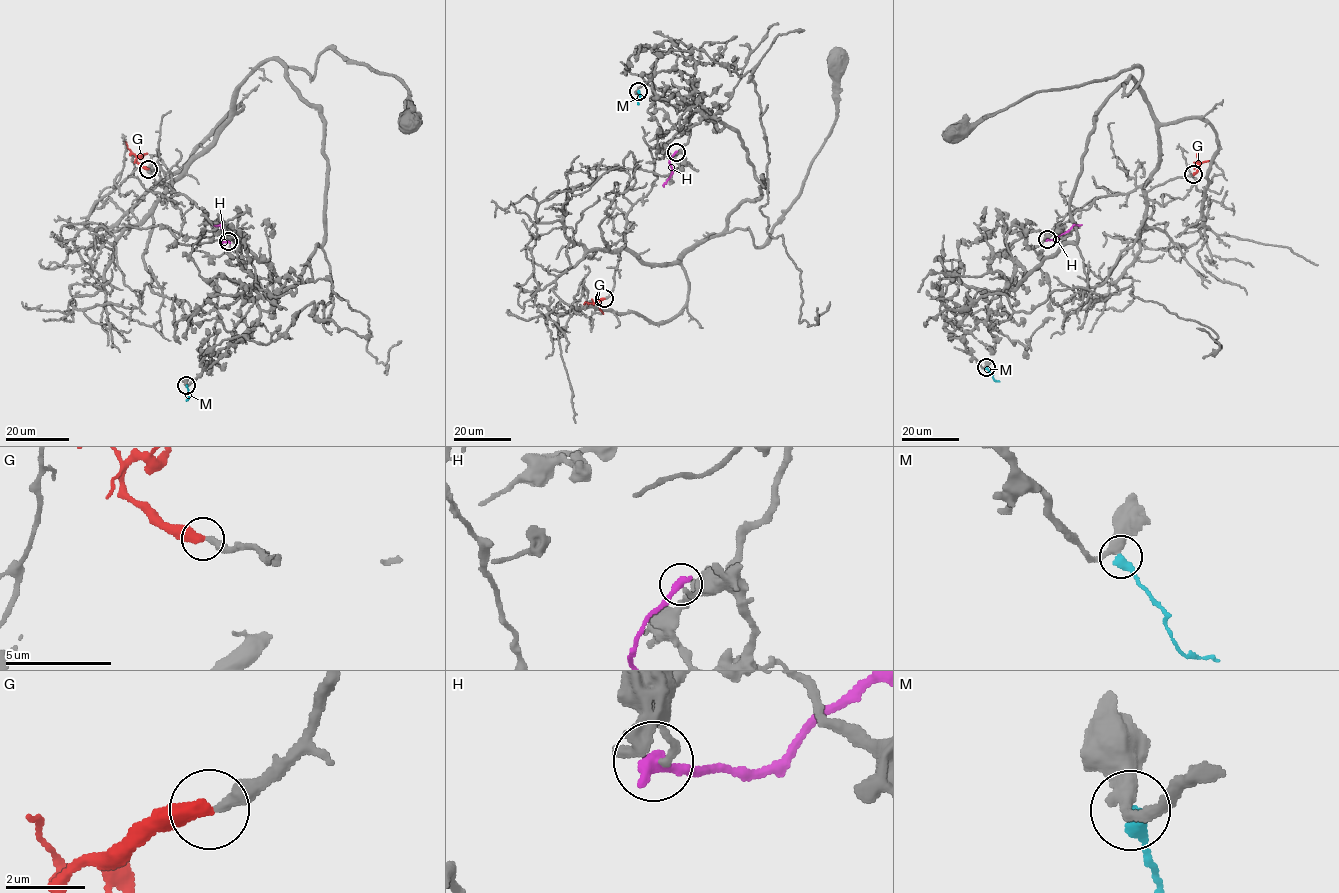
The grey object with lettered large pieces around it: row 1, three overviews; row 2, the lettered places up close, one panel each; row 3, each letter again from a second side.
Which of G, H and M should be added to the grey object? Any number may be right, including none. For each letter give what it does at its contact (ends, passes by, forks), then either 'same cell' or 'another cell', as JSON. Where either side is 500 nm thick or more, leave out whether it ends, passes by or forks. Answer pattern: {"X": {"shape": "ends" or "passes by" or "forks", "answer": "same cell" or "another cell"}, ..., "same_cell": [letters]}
{"G": {"shape": "ends", "answer": "same cell"}, "H": {"shape": "ends", "answer": "another cell"}, "M": {"shape": "ends", "answer": "another cell"}, "same_cell": ["G"]}

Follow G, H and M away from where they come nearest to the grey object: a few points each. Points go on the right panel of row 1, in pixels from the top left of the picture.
G: (1193, 174), (1198, 168), (1199, 150)
H: (1047, 239), (1055, 240), (1074, 225), (1082, 225)
M: (986, 368), (993, 378), (999, 381)

